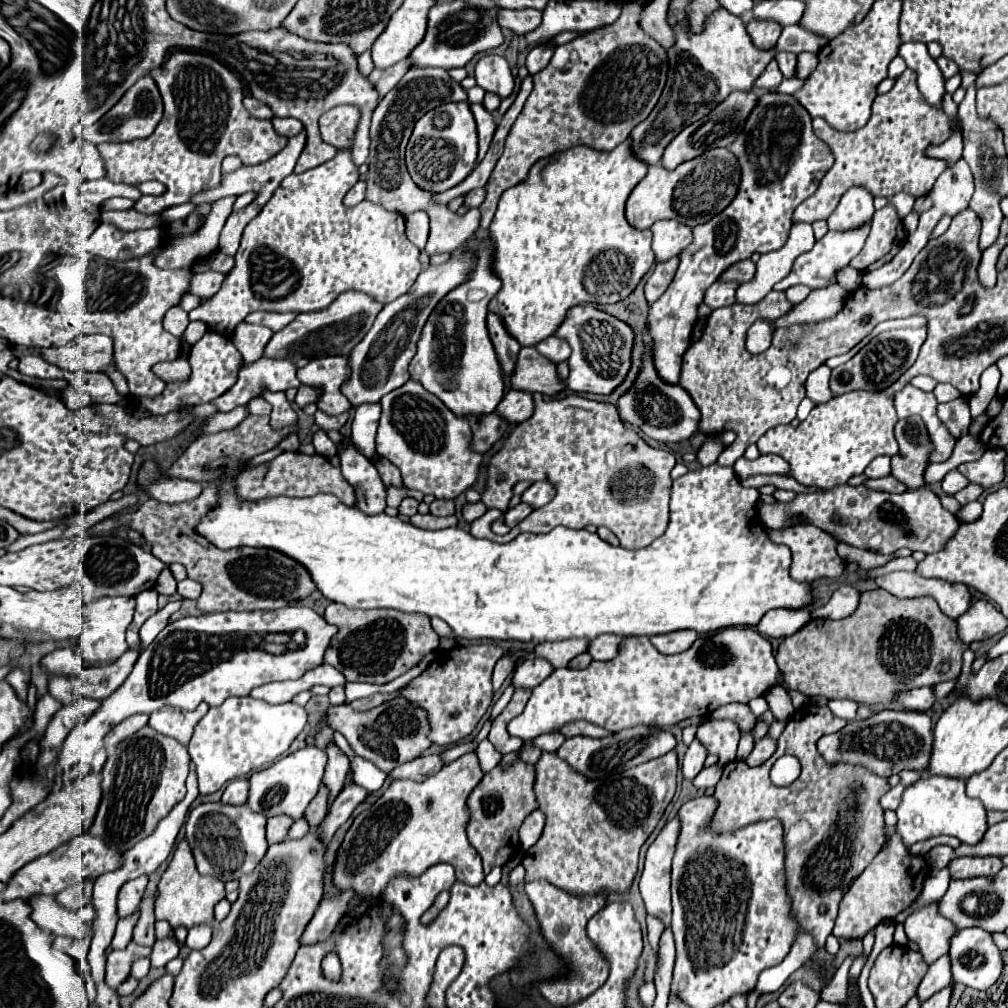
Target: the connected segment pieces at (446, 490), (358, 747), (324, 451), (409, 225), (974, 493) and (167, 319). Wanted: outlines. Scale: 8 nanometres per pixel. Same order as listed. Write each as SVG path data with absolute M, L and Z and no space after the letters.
M415 380L383 396L381 406L377 454L391 460L401 470L401 480L407 488L433 494L435 498L455 500L477 482L483 456L471 446L471 426L467 418L451 414L439 398Z
M395 698L391 704L383 704L365 712L355 712L349 704L329 706L325 712L325 724L331 730L341 732L357 756L371 760L383 772L391 772L395 766L401 766L429 748L429 724L423 710L413 708L403 698Z
M315 432L313 446L315 446L317 454L321 454L325 458L333 458L333 442L331 442L331 438L325 432Z
M423 211L414 212L405 218L405 232L407 238L419 248L423 250L429 236L429 217Z
M969 484L967 488L963 488L961 492L957 492L957 494L955 494L955 500L963 506L963 504L967 504L967 502L977 500L981 492L983 492L983 486L979 486L979 484Z
M175 306L173 310L169 310L163 318L163 327L167 332L171 332L173 336L181 338L183 330L187 328L189 324L189 318L187 318L187 312L185 310L179 310L179 306Z

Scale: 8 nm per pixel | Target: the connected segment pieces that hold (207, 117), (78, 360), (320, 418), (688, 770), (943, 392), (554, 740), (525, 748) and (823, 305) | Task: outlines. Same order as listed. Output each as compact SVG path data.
M171 50L167 62L163 62L159 70L151 70L151 78L155 80L165 104L163 120L155 128L155 132L143 140L131 140L121 144L115 142L99 144L99 152L105 160L109 180L125 182L125 184L141 184L147 180L157 180L167 186L167 192L163 196L141 196L141 200L135 204L137 212L161 214L165 208L173 204L189 202L189 198L199 190L217 186L221 180L221 162L227 154L237 154L243 164L255 165L273 158L285 148L287 138L279 136L273 130L271 120L253 118L247 112L247 108L243 106L241 80L213 56L203 52L189 52L189 50Z
M91 334L91 336L79 336L71 342L67 342L61 348L23 348L23 346L13 346L13 354L19 358L23 354L39 354L47 362L69 370L69 372L105 372L119 394L127 394L129 386L123 374L115 370L113 364L113 342L105 334Z
M321 410L315 412L315 424L323 430L341 430L341 426L347 422L349 414L339 414L339 416L329 416L321 414Z
M695 738L691 742L685 758L683 758L683 768L681 768L683 770L683 778L685 780L693 780L699 774L699 770L703 768L705 758L707 758L707 748L701 746L701 742Z
M949 383L937 384L933 390L933 393L939 403L954 400L961 395L960 392Z
M555 732L555 734L541 734L539 738L535 738L535 744L541 750L549 750L549 752L555 752L563 742L565 742L565 736L559 734L559 732Z
M525 742L525 744L519 748L519 758L521 758L523 762L537 764L539 756L541 756L541 750L539 750L539 748L537 748L533 742Z
M821 288L813 290L801 304L797 304L789 314L785 314L785 326L791 324L805 324L805 322L819 322L825 318L835 316L843 302L847 292L833 290L833 288Z

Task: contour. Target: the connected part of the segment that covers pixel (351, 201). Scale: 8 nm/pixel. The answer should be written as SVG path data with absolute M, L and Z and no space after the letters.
M357 182L349 192L347 192L347 196L345 196L345 206L355 206L355 204L359 204L359 202L363 202L365 200L365 188L367 188L367 184L365 182Z

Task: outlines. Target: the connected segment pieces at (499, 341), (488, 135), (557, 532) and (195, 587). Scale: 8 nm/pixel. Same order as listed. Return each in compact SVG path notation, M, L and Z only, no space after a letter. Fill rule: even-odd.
M489 314L487 318L487 328L489 328L489 336L491 342L495 346L497 358L501 362L501 368L505 372L505 376L511 376L517 364L517 354L521 350L519 342L515 342L515 338L511 338L503 326L503 322L499 318L495 318L495 314Z
M471 104L471 112L477 120L477 134L479 134L479 156L477 156L477 162L483 160L489 144L491 144L491 138L493 138L493 132L497 128L495 124L495 118L493 114L489 114L483 104Z
M217 458L213 462L207 464L207 470L223 470L223 474L217 478L219 486L217 486L217 494L219 494L219 506L211 512L207 512L207 516L203 516L199 520L199 524L195 526L197 534L207 538L213 546L221 548L221 550L229 550L229 548L239 548L239 546L251 546L251 548L271 548L271 550L279 550L281 554L287 554L291 558L295 558L295 562L299 562L301 566L307 568L307 572L311 574L317 590L329 598L331 602L339 602L345 604L347 608L395 608L401 612L419 612L425 616L439 616L441 620L445 620L453 634L467 638L467 640L481 640L481 638L489 638L489 640L521 640L521 642L555 642L555 640L567 640L567 638L597 638L601 634L623 634L623 636L655 636L655 634L669 634L675 630L695 630L697 634L709 634L721 628L729 628L729 626L757 626L761 622L761 618L775 608L789 608L789 610L799 610L805 606L811 606L815 602L813 598L813 590L811 584L803 584L791 578L789 574L789 566L791 566L791 552L787 546L783 544L775 544L767 538L767 528L763 526L763 522L759 522L755 504L759 498L757 488L743 488L739 484L739 478L735 474L733 468L725 468L719 464L711 464L705 468L699 468L695 472L687 472L685 476L677 478L673 482L673 494L671 494L671 522L665 530L663 536L659 536L655 542L651 542L645 548L639 550L627 550L621 546L611 546L607 542L603 542L597 534L591 534L587 530L573 530L573 528L565 528L565 526L557 526L553 528L549 534L519 534L515 540L507 542L507 544L497 544L491 540L483 540L483 538L475 538L469 532L461 530L461 528L445 528L445 530L421 530L417 526L411 526L409 522L403 522L401 518L391 518L385 512L383 514L363 514L359 508L355 506L345 506L337 496L333 494L317 494L311 498L287 498L287 496L279 496L279 498L267 498L267 500L255 500L255 502L247 502L247 500L239 500L237 492L235 492L235 478L247 470L247 460L245 458Z
M185 578L183 582L177 584L177 592L183 596L183 598L191 598L191 600L197 600L199 598L199 592L203 590L203 586L191 578Z

